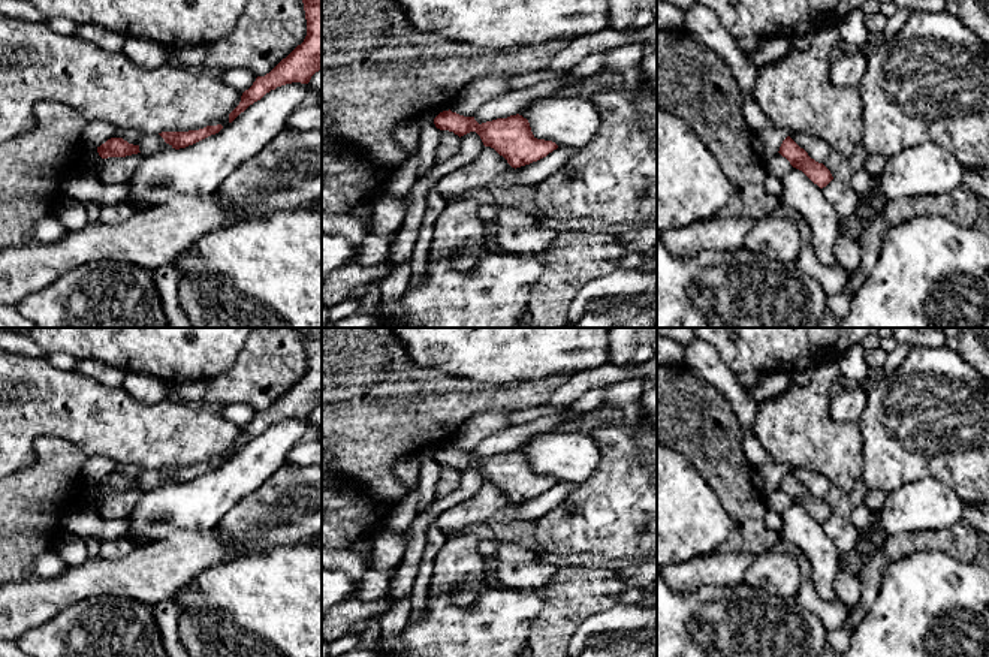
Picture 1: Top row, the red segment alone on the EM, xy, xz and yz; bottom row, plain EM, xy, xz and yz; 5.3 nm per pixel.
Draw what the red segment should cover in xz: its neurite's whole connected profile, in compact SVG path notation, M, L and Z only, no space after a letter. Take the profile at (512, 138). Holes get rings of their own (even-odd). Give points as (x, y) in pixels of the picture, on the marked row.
M449 109L440 112L434 124L459 138L476 132L485 147L494 148L515 169L537 162L558 148L552 141L537 139L528 120L519 114L479 124L474 117L464 117Z

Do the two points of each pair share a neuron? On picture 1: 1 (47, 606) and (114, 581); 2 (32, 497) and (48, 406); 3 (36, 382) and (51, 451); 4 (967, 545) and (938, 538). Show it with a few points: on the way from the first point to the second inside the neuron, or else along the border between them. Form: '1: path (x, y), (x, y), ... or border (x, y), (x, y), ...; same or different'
1: path (63, 590), (81, 581), (98, 581); same
2: border (75, 448), (39, 436), (35, 463), (26, 467); different
3: border (80, 451), (66, 440), (39, 436), (30, 466); different
4: path (959, 542), (946, 541); same

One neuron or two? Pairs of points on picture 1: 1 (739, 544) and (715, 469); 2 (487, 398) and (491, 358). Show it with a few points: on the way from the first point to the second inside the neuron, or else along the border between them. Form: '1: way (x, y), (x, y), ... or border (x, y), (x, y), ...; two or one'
1: way (744, 526), (744, 503), (733, 487); one
2: border (454, 374), (497, 383), (522, 380); two

